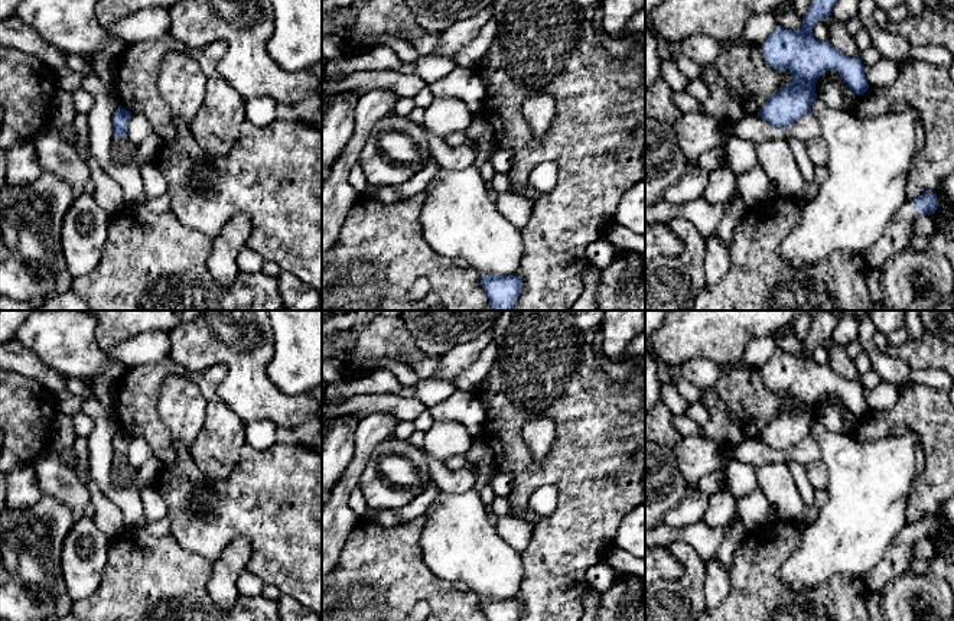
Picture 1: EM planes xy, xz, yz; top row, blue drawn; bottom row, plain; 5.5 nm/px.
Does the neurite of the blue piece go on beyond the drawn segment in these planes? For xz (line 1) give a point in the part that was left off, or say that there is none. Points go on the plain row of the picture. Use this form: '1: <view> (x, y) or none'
1: none

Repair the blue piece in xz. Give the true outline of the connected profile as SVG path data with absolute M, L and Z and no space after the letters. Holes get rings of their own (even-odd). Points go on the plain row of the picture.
M481 599L481 608L488 621L518 621L522 605L518 599Z

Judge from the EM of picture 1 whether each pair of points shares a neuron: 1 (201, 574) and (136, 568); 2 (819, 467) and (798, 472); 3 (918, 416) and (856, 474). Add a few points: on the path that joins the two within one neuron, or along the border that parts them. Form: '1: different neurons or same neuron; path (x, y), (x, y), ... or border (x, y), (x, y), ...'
1: same neuron; path (185, 574), (152, 574)
2: different neurons; border (804, 467), (804, 472), (816, 490)
3: different neurons; border (894, 431), (872, 441), (860, 441)

